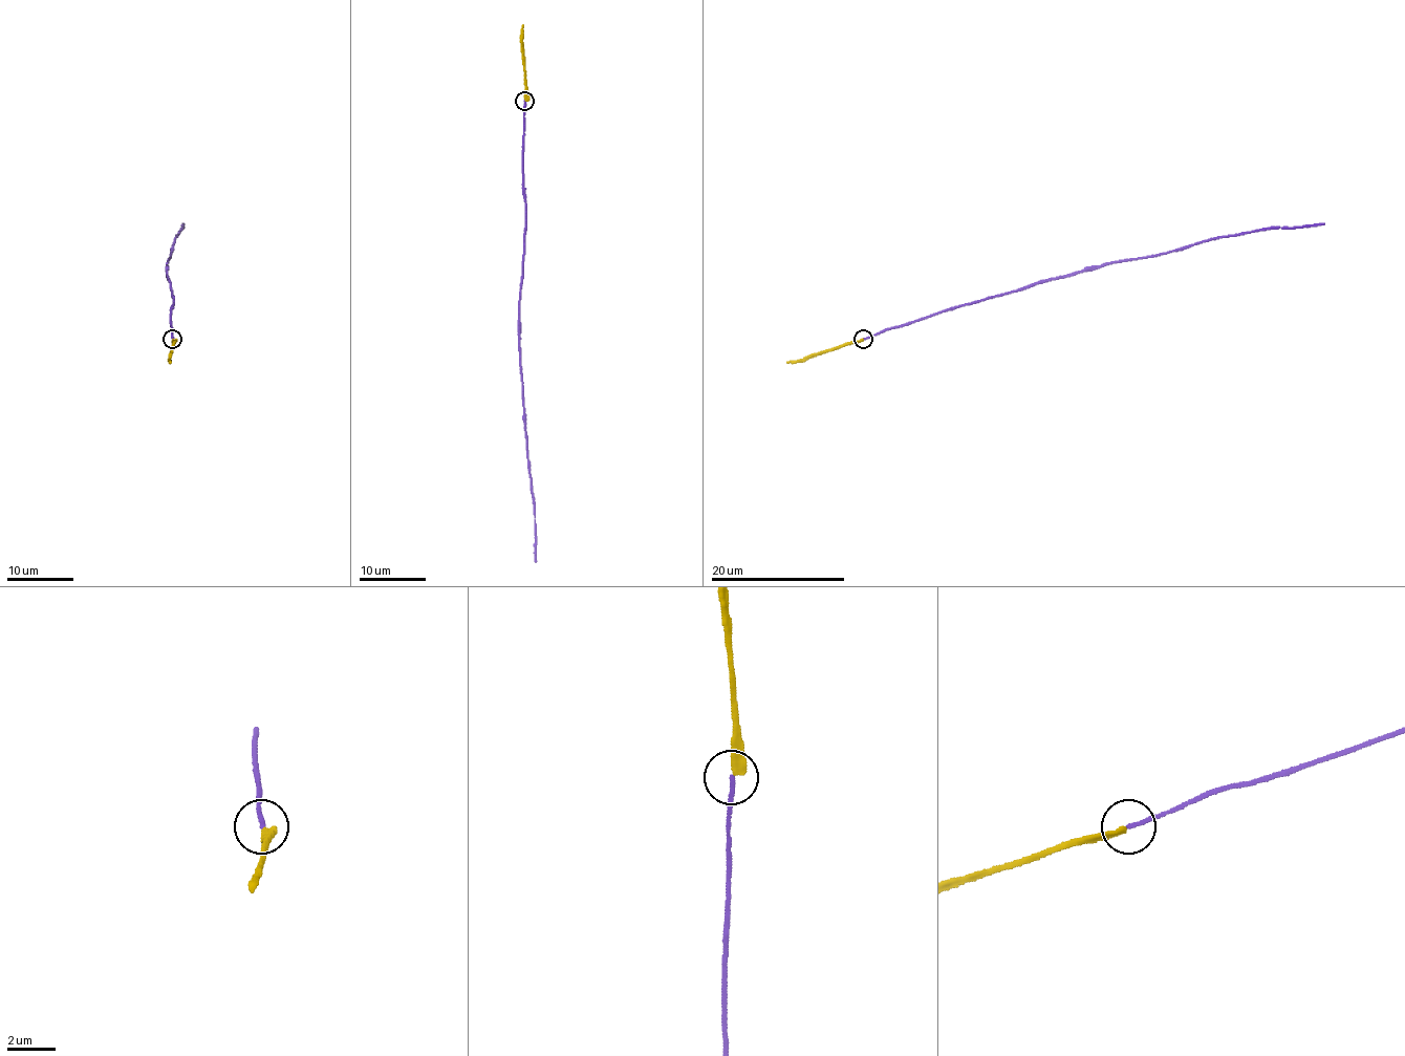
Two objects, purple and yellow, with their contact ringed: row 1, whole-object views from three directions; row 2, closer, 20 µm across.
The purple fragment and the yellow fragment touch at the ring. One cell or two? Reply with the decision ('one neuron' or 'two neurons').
two neurons

